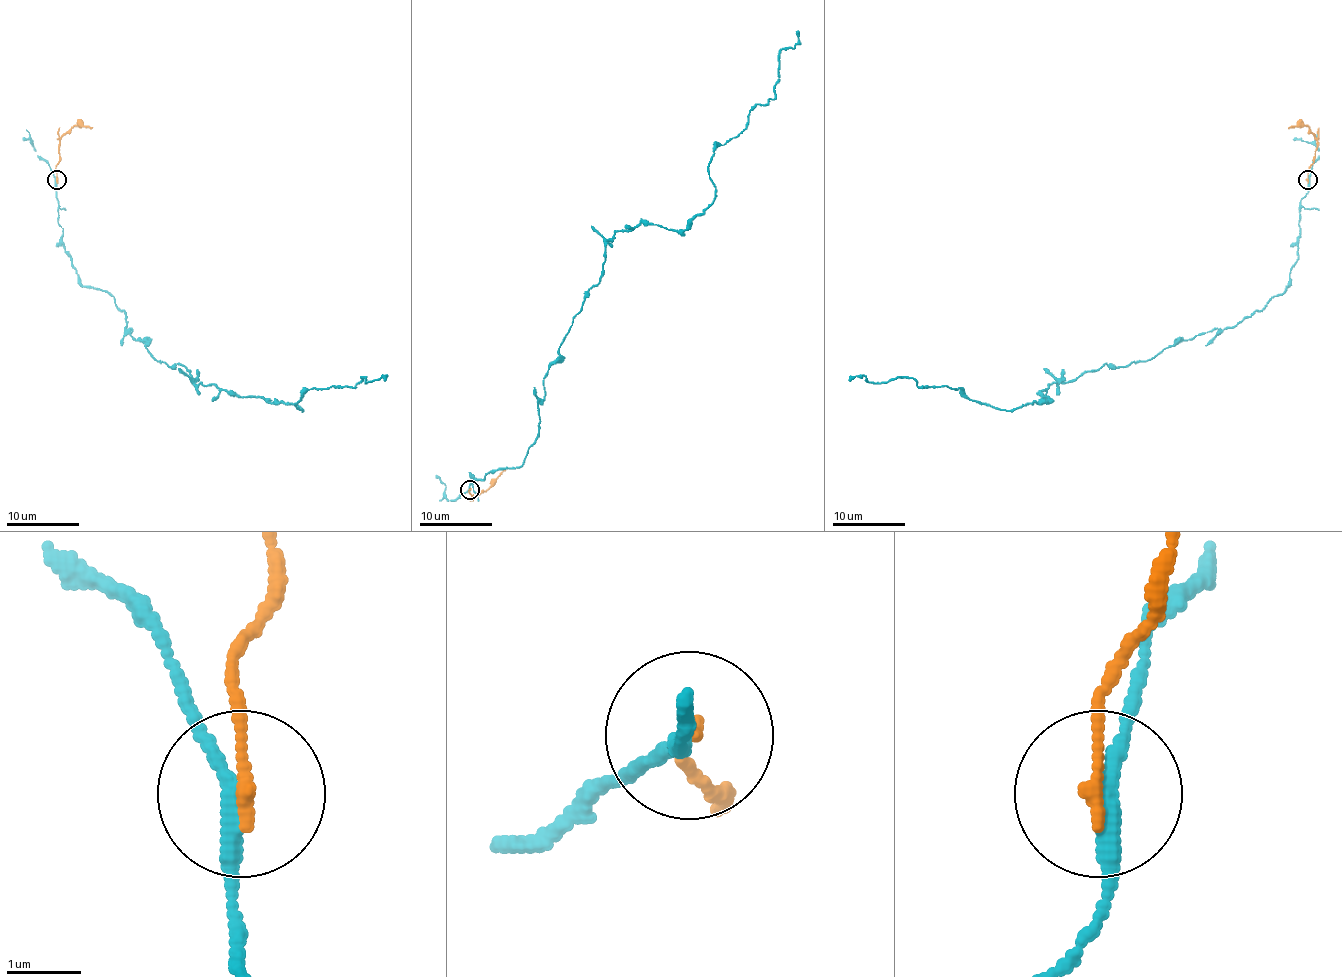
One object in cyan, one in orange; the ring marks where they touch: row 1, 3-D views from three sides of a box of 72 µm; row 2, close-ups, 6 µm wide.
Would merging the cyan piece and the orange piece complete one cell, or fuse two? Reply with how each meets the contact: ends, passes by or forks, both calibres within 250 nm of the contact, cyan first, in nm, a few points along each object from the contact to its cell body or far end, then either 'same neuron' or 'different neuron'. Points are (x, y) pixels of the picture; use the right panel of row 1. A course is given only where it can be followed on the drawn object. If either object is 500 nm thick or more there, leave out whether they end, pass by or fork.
cyan passes by; orange ends; calibres 240 and 190 nm; course cyan (1307, 180), (1287, 286), (1236, 324), (1082, 372), (1040, 392), (1047, 403), (1014, 410), (914, 379), (848, 379); course orange (1307, 180), (1316, 138), (1307, 127), (1289, 129); different neuron

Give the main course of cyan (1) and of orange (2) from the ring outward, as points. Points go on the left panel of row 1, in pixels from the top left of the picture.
1: (57, 180), (77, 279), (112, 295), (157, 361), (302, 410), (313, 389), (384, 379)
2: (57, 180), (55, 165), (59, 162), (60, 138), (73, 127), (92, 129)

